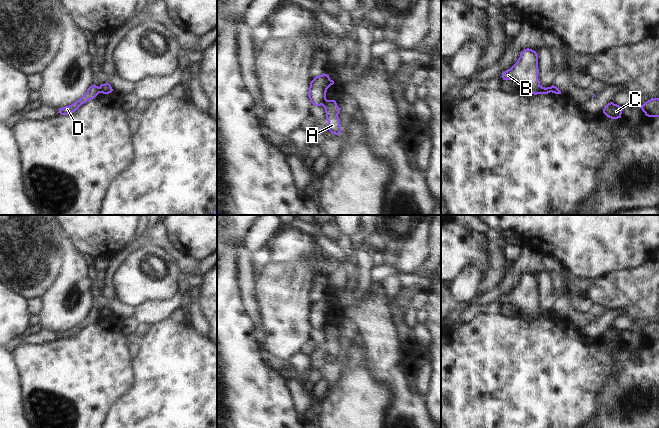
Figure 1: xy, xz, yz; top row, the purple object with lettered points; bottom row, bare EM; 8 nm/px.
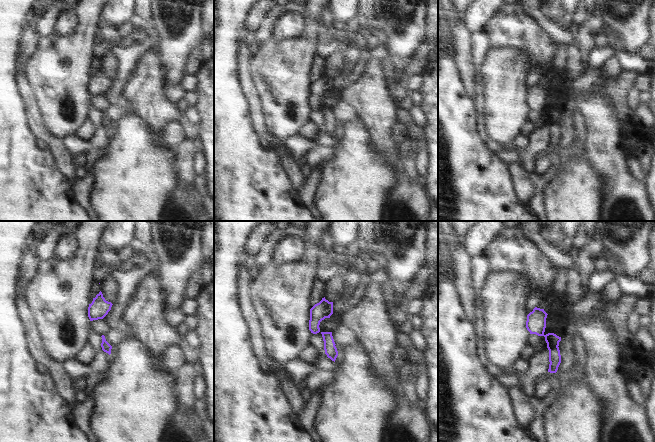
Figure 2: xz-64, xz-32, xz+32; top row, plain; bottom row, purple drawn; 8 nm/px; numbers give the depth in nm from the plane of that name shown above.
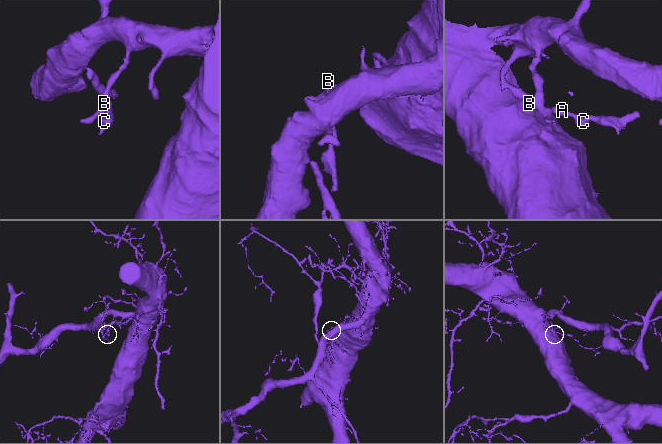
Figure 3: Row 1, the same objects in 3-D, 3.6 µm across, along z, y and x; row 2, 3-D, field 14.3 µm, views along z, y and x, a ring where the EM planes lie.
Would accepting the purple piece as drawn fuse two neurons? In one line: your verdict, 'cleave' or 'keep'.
cleave

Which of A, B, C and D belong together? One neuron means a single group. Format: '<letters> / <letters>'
A C / B D

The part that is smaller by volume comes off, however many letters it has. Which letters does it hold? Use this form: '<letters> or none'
A, C

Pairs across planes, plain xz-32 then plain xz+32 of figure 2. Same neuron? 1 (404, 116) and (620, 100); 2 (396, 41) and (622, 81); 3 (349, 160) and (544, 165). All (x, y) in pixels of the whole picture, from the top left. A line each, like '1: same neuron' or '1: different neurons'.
1: same neuron
2: different neurons
3: different neurons

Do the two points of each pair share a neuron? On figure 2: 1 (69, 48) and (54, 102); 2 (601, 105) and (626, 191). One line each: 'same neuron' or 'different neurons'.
1: same neuron
2: same neuron

